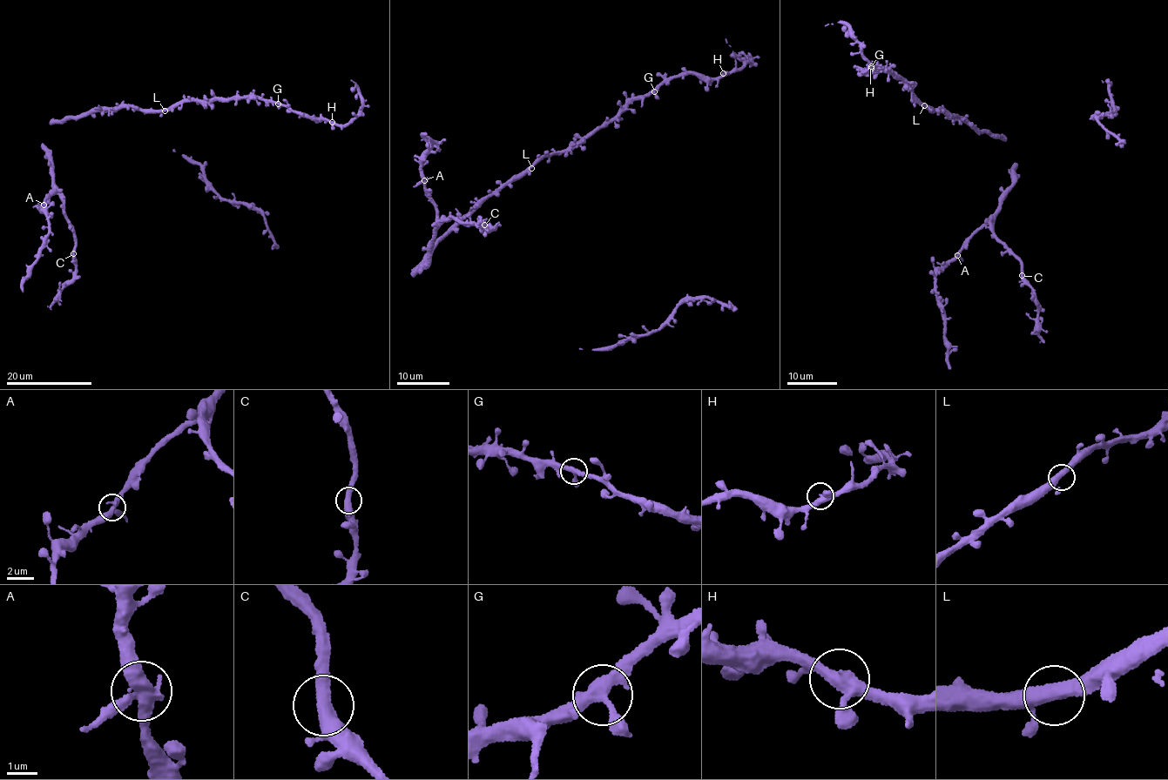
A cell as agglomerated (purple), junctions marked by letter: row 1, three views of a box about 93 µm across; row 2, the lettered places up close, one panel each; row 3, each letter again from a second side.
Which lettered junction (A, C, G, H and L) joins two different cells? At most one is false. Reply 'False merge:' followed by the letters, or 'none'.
False merge: none

